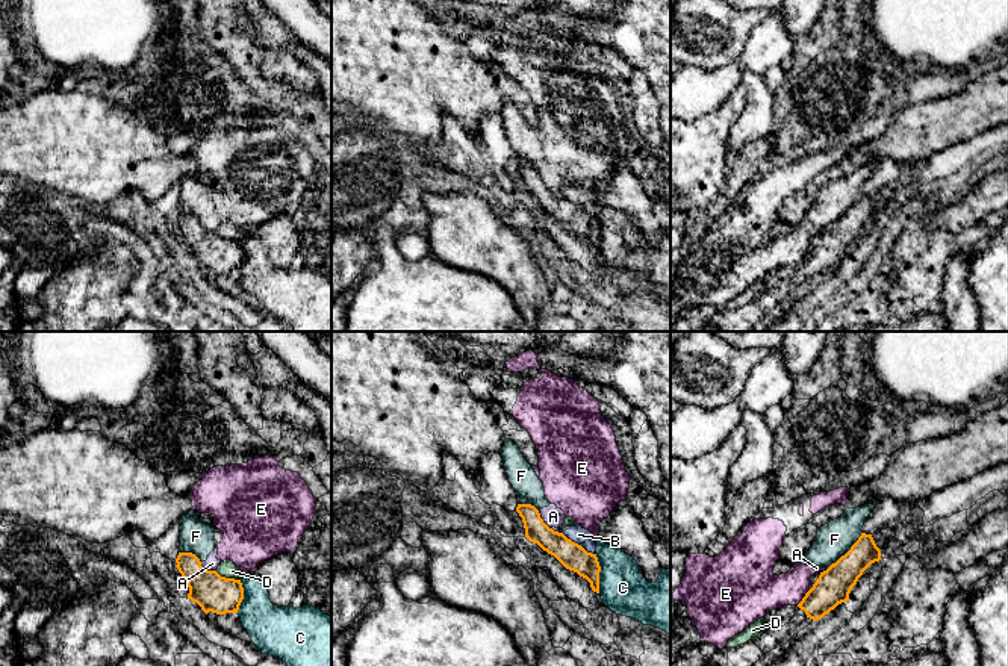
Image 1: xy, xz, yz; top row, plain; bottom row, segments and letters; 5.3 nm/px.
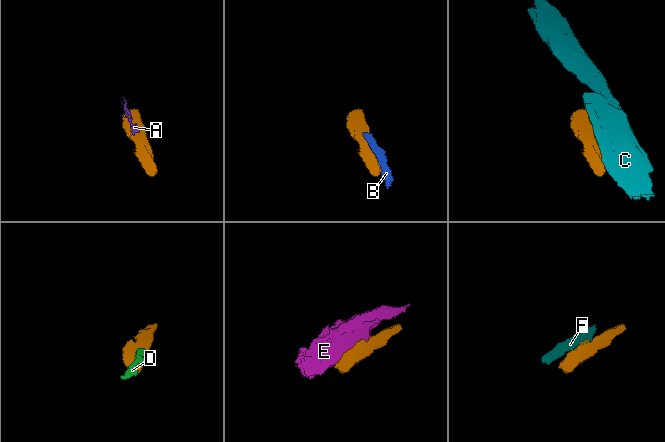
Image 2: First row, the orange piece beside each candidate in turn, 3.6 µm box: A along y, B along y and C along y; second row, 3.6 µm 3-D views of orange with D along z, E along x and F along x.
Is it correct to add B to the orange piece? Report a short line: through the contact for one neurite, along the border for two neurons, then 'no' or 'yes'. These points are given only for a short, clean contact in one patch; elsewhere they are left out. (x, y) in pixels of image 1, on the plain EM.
no

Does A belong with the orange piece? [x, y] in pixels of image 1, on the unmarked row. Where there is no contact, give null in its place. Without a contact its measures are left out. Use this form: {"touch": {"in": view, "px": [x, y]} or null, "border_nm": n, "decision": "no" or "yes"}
{"touch": {"in": "xz", "px": [542, 182]}, "border_nm": 140, "decision": "no"}

